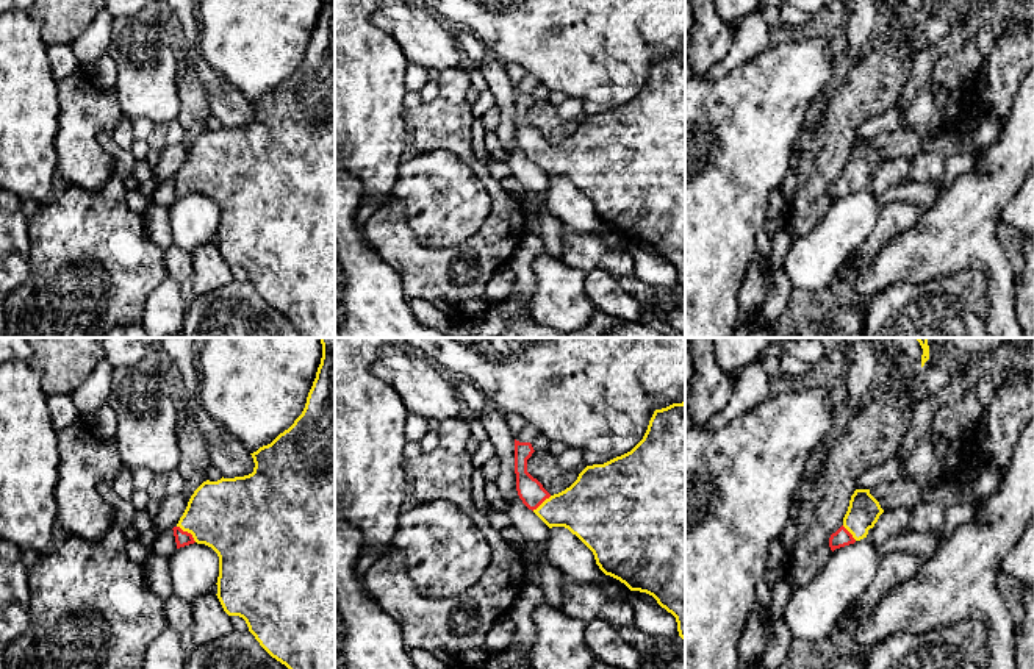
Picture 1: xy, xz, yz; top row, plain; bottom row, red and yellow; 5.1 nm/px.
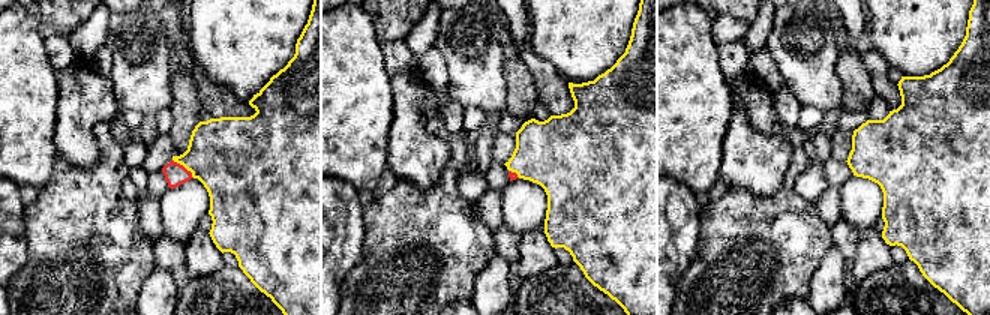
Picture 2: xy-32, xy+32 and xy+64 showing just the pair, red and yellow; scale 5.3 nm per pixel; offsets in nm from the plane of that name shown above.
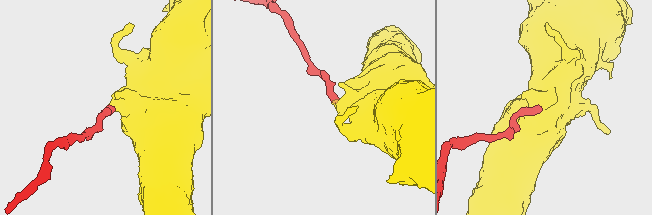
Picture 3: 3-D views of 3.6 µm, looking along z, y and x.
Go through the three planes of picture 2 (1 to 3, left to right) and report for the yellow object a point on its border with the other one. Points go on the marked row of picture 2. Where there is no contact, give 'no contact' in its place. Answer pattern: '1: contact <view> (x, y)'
1: contact xy-32 (183, 167)
2: contact xy+32 (515, 173)
3: no contact

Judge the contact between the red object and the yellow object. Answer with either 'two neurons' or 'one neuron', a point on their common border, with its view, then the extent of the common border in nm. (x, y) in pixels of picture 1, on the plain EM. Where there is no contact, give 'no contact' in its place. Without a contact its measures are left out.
one neuron | xy (186, 182) | 130 nm

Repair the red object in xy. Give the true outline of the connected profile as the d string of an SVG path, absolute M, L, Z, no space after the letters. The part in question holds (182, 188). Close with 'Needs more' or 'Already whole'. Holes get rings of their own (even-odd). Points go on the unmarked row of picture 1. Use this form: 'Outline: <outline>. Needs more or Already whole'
Outline: M322 0L316 28L308 42L305 58L294 73L280 83L271 94L250 103L253 122L244 127L203 131L191 145L178 174L172 178L177 199L189 194L205 194L219 206L217 249L228 266L246 270L249 281L260 295L277 311L285 314L302 338L335 338L335 0Z. Needs more

